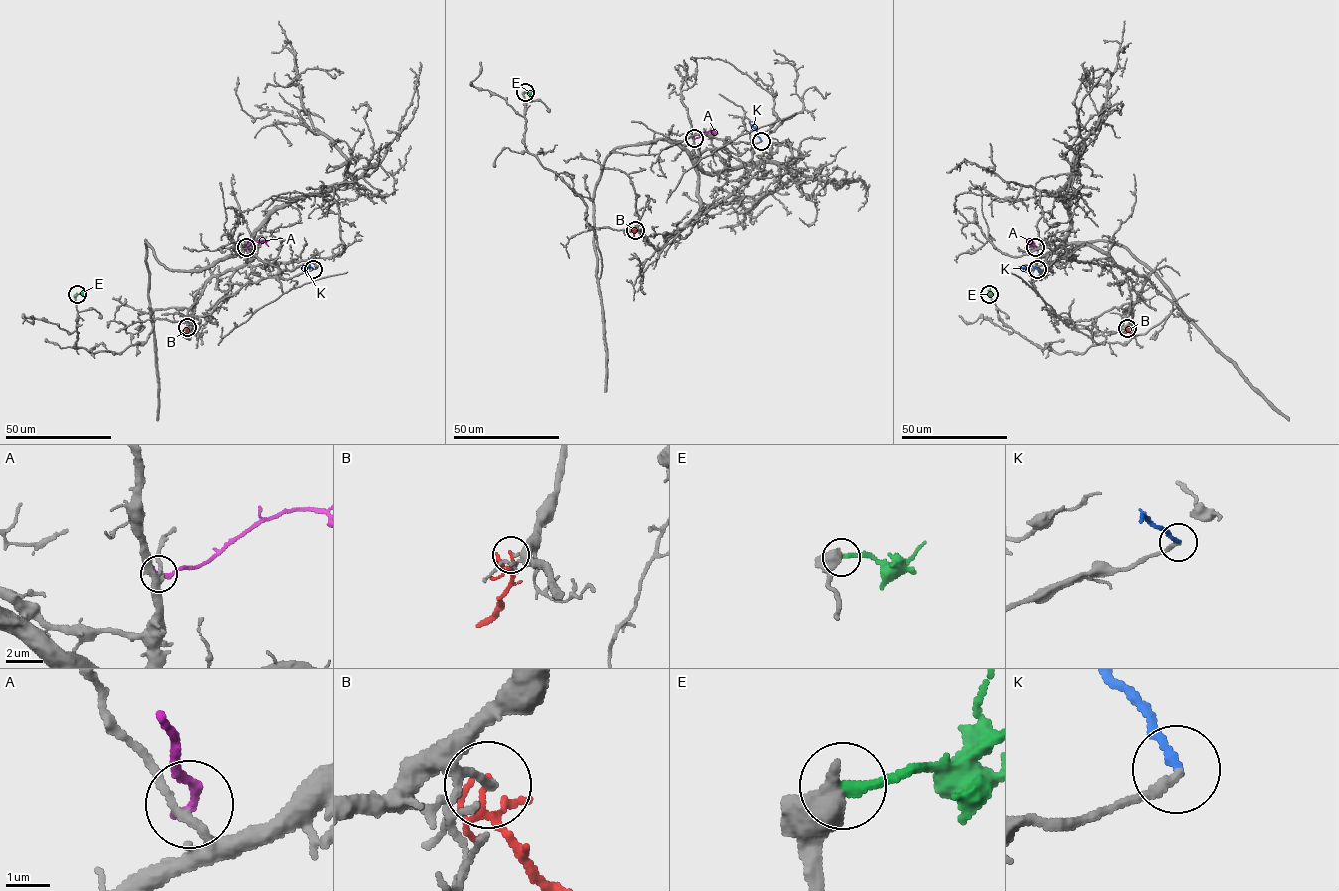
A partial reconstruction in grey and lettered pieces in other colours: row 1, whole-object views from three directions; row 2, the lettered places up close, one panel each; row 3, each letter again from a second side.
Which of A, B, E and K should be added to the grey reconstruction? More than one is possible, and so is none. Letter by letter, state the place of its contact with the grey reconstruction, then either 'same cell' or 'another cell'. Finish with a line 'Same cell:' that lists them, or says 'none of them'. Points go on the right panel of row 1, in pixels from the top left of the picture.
A: (1035, 247) | another cell
B: (1127, 328) | another cell
E: (989, 294) | another cell
K: (1037, 269) | same cell
Same cell: K

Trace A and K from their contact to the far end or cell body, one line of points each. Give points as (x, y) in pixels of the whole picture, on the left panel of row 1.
A: (245, 247), (261, 240), (268, 246)
K: (313, 269), (301, 268)

